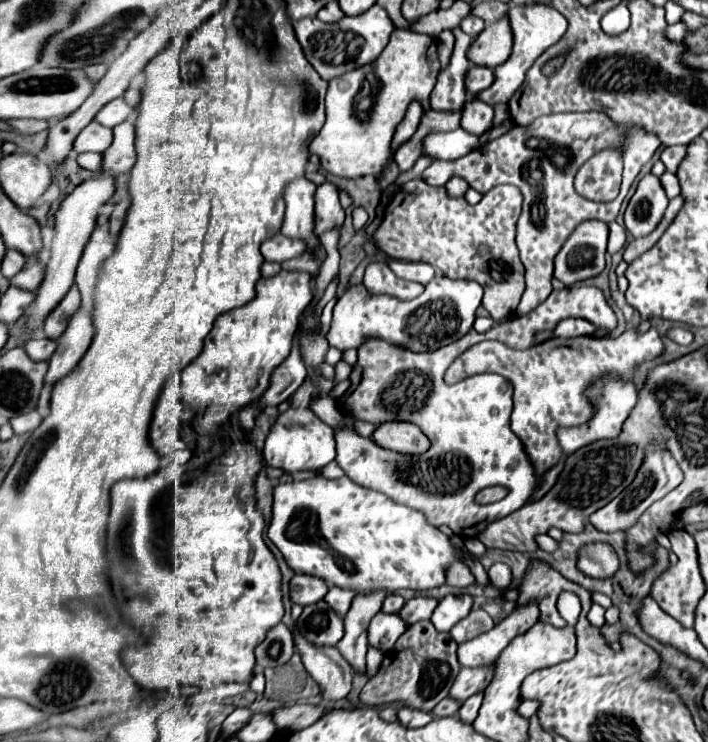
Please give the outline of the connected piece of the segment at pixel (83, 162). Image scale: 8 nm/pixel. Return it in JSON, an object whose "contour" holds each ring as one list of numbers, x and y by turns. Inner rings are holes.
{"contour":[[83,153,81,157,77,155,77,163,89,171,99,171,101,169,101,155,99,153]]}

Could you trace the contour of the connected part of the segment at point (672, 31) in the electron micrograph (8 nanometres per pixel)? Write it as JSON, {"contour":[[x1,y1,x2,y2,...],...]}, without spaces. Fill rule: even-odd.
{"contour":[[675,23,675,25,669,25,667,27,667,31,665,31,665,35,667,35,667,39,671,39,671,41,681,41,685,35,687,35,687,27,685,27,685,23]]}

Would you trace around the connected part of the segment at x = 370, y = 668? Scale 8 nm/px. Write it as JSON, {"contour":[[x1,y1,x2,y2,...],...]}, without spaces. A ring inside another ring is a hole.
{"contour":[[369,649,367,651,367,677,369,679,377,673,377,667,381,665,381,659,383,659,383,653,379,649]]}

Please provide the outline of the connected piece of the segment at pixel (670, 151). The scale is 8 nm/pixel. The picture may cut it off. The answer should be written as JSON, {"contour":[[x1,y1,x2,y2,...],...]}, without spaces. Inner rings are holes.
{"contour":[[681,145,665,147,665,149,663,149,663,153,661,153,661,161,663,161,663,165,667,167,667,171,677,173,677,169,679,169,681,161,685,159,685,155,687,155,687,149,685,149,685,147,681,147]]}

